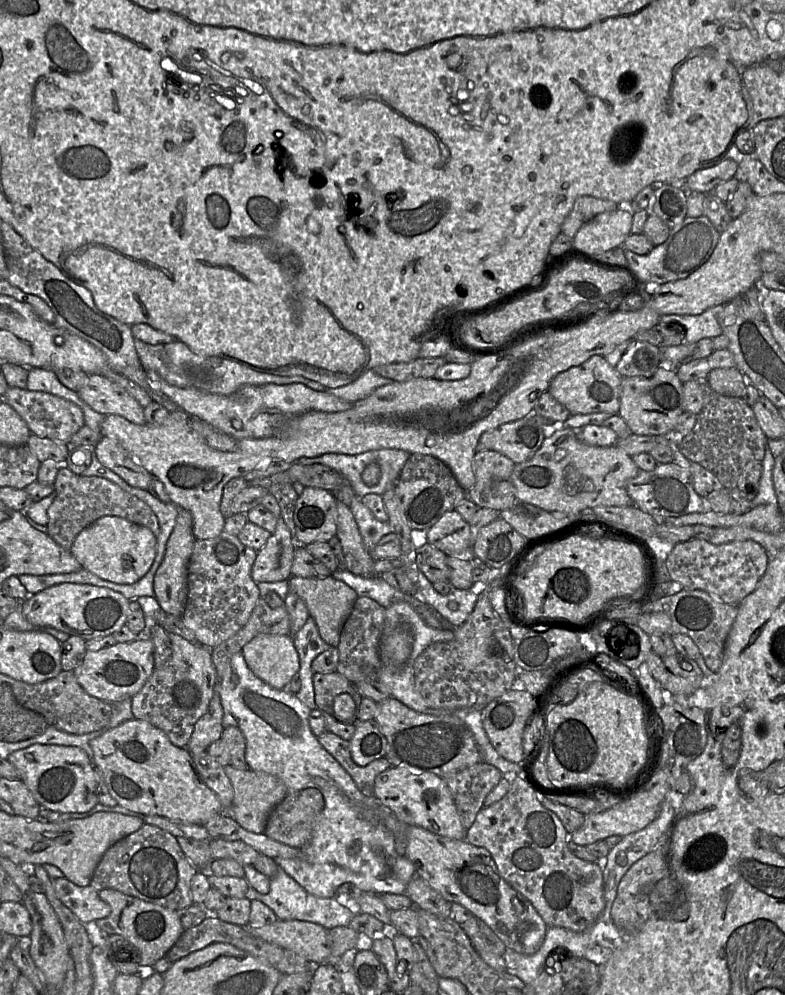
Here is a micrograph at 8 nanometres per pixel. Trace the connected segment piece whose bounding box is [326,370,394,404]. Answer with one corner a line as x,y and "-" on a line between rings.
373,370
360,374
352,382
337,388
327,389
332,395
349,402
351,404
363,399
376,389
394,382
389,378
384,378

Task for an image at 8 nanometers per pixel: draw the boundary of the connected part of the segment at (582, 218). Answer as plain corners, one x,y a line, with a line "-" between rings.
580,196
575,200
572,210
565,218
561,232
573,238
584,223
599,213
616,210
617,207
617,203
611,200

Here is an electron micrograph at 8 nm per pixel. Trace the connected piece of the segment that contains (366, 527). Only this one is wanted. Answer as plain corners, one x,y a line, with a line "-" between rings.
355,498
350,509
357,522
364,545
369,552
374,549
383,536
394,532
390,523
377,520
361,499

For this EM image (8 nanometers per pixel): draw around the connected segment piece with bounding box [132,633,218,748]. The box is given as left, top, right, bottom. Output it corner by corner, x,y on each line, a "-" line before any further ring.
174,633
168,636
172,643
171,658
162,668
155,669
143,688
132,697
132,712
135,719
161,729
173,745
187,748
196,722
208,710
218,677
207,647
194,646

